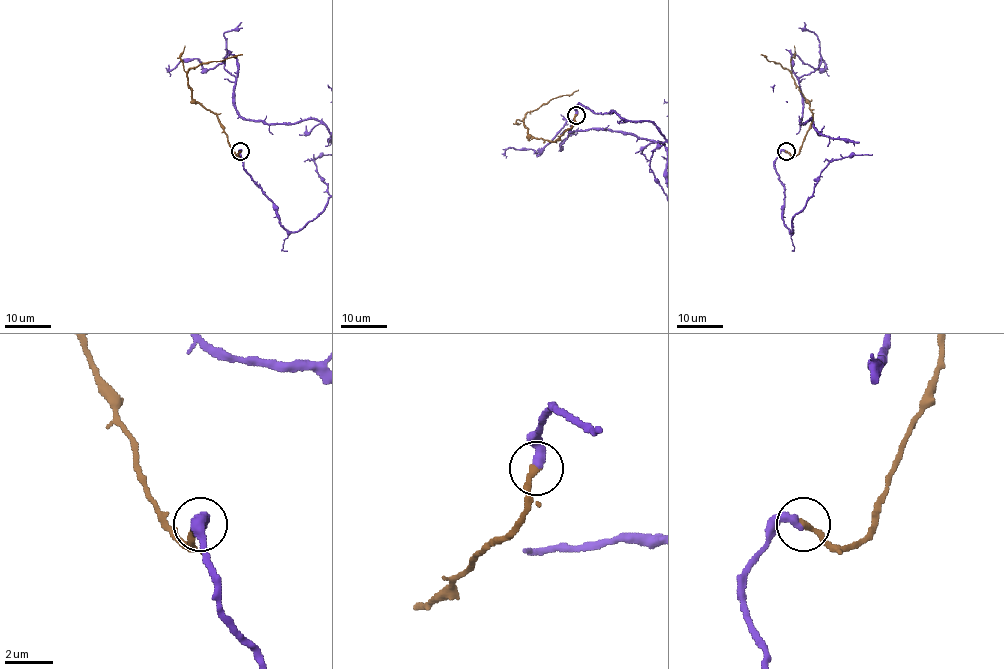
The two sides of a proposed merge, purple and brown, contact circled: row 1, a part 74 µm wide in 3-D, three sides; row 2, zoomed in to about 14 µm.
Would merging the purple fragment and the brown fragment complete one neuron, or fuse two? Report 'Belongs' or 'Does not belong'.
Belongs

